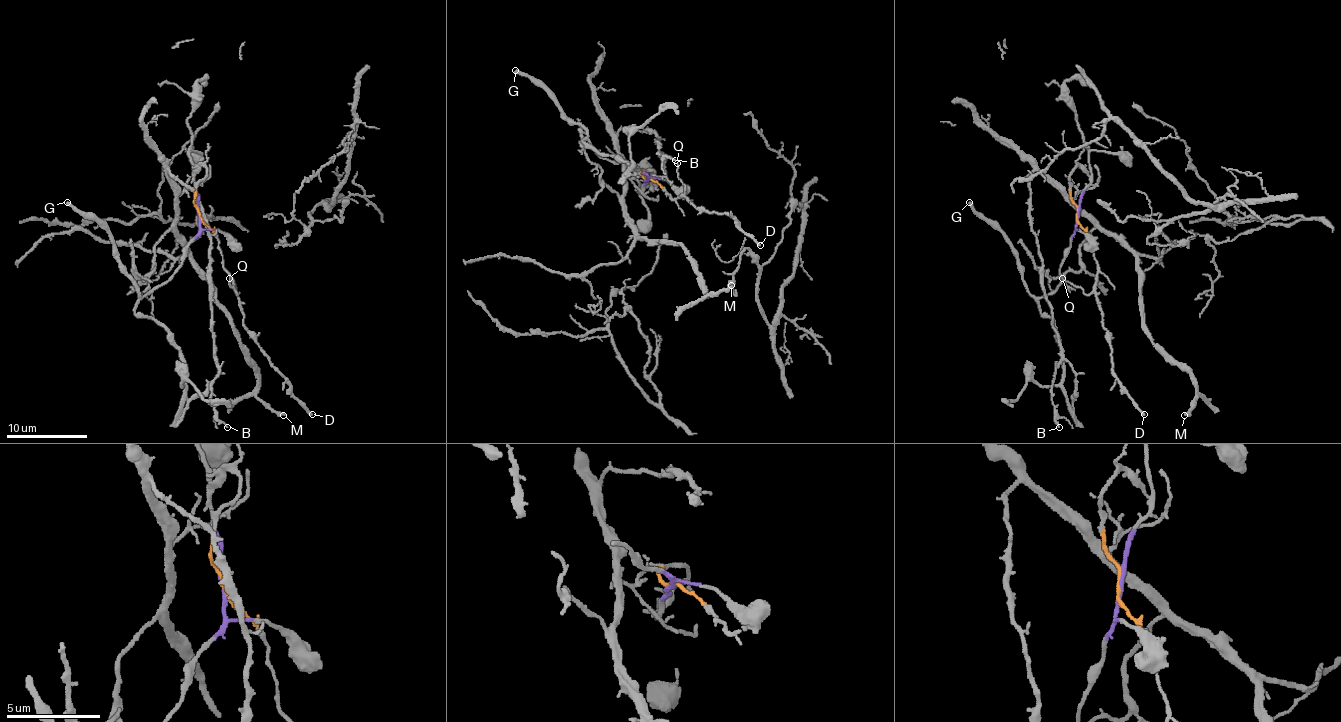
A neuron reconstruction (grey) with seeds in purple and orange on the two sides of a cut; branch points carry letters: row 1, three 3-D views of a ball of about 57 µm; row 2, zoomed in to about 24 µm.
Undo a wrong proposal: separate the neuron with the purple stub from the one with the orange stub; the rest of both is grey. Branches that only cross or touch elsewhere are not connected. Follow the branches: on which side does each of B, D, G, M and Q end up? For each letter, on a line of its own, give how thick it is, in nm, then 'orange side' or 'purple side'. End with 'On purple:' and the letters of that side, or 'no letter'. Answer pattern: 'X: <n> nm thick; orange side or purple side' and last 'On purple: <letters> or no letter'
B: 130 nm thick; purple side
D: 190 nm thick; orange side
G: 280 nm thick; purple side
M: 280 nm thick; purple side
Q: 100 nm thick; orange side
On purple: B, G, M

